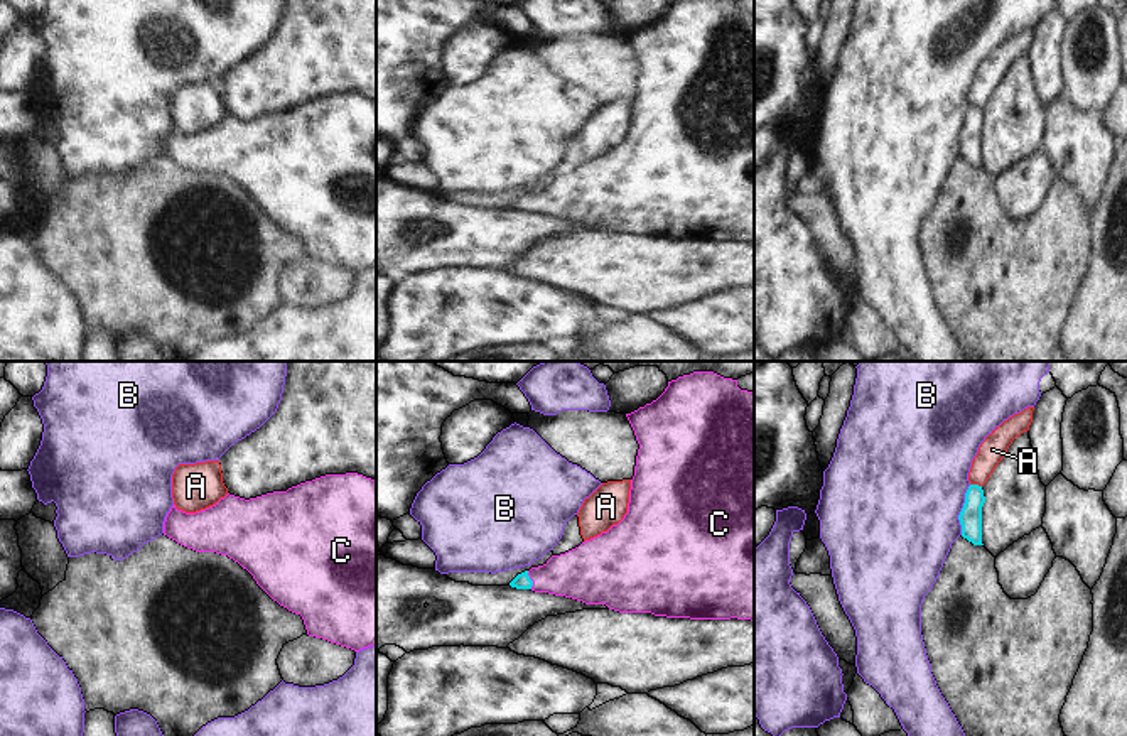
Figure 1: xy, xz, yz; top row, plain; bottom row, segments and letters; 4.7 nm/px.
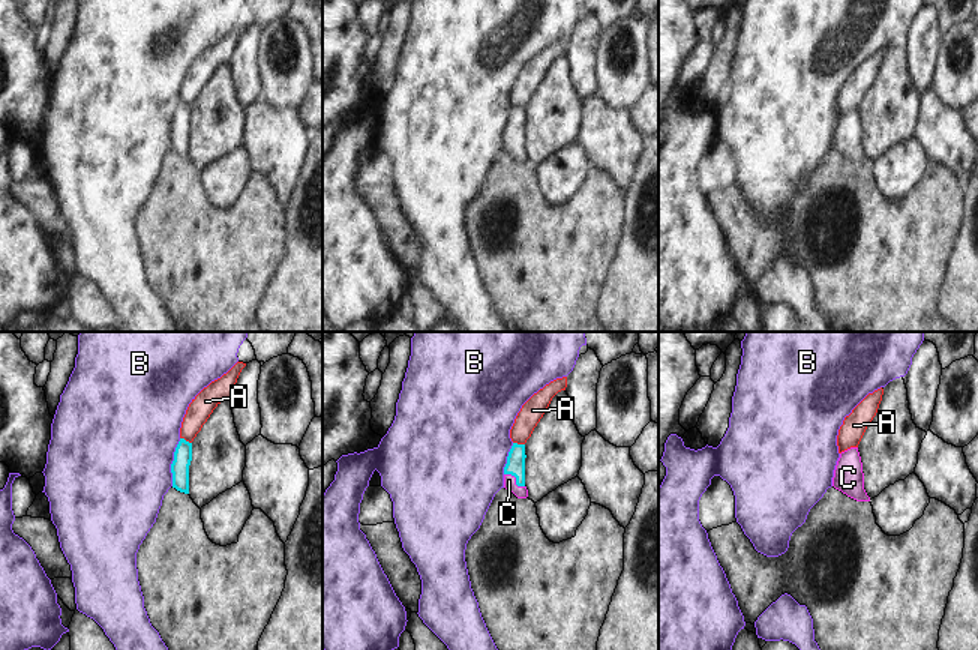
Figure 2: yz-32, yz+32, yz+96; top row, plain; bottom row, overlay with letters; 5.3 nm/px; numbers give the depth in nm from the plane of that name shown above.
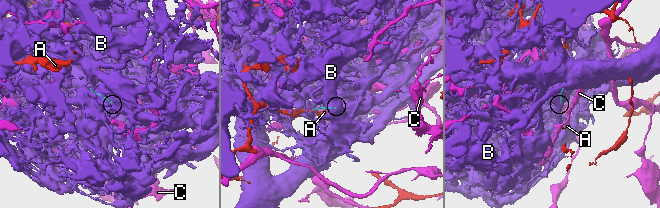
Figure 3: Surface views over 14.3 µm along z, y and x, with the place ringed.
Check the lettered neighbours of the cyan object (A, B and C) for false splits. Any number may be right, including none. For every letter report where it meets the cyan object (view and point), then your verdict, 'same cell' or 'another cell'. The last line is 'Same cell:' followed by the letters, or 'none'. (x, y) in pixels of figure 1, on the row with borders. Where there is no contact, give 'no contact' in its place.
A: yz (976, 485) | another cell
B: yz (962, 510) | another cell
C: xz (530, 579) | same cell
Same cell: C

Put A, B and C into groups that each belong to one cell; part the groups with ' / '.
A / B / C

